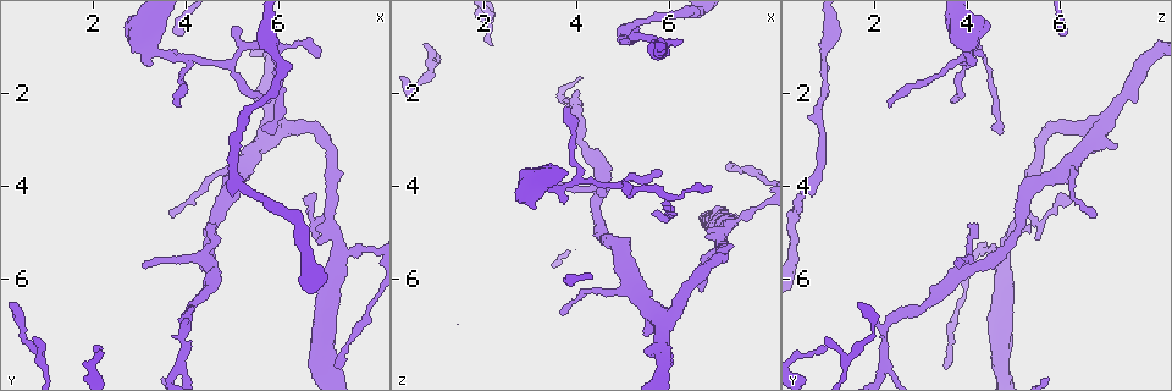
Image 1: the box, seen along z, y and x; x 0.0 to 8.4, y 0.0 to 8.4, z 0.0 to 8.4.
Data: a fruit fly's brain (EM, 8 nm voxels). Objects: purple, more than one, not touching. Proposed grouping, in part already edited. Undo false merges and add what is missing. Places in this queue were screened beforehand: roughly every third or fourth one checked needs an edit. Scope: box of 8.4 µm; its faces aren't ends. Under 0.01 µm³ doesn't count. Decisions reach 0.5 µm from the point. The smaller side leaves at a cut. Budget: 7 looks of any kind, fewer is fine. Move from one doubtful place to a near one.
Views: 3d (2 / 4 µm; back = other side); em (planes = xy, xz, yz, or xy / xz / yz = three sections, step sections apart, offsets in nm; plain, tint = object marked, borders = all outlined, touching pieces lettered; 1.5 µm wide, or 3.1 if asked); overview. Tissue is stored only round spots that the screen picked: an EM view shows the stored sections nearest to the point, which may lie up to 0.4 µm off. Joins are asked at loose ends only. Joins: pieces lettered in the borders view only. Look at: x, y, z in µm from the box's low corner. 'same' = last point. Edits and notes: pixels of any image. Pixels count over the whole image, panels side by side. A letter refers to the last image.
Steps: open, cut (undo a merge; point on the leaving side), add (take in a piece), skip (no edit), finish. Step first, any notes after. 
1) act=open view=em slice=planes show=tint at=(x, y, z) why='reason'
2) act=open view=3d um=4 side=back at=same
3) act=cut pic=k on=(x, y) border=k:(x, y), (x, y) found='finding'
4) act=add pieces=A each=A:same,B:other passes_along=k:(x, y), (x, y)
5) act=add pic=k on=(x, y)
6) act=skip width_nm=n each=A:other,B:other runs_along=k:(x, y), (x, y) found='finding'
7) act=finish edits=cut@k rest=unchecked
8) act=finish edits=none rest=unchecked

act=open view=3d um=2 at=(4.95, 1.35, 4.00) why='arms part here'

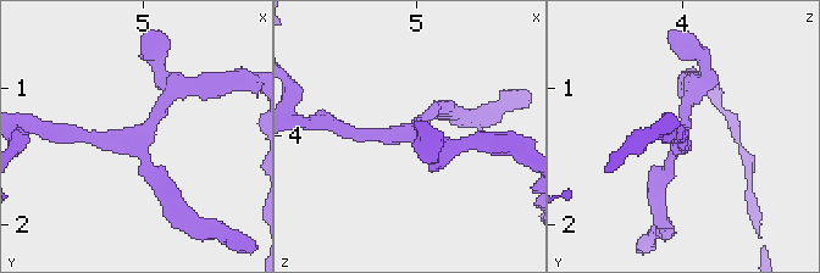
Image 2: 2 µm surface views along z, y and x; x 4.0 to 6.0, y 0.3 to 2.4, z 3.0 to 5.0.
act=open view=em slice=yz step=4 show=borders at=(4.92, 1.36, 4.02) why='now the EM'

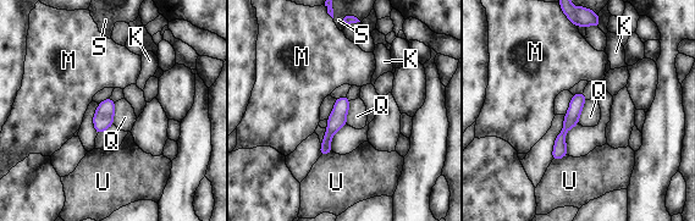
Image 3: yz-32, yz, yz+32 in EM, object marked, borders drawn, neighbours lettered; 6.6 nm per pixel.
act=skip each=K:other,M:other,Q:other,S:other,U:other border=3:(351, 100), (346, 123) found='continuous, no second neuron'

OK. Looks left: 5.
act=open view=3d um=2 at=(3.80, 2.35, 2.30) why='free end'

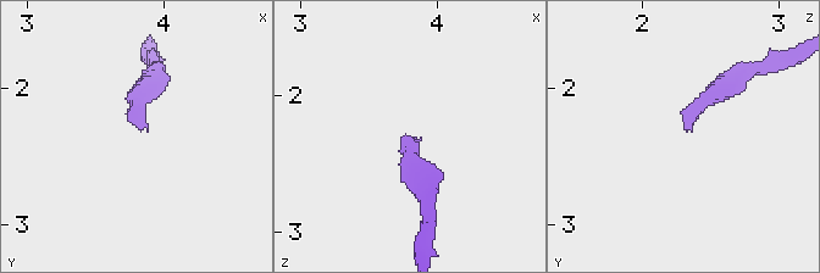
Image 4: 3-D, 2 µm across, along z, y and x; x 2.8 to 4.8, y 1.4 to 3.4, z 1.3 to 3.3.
act=open view=em slice=planes show=borders at=(3.82, 2.30, 2.32)

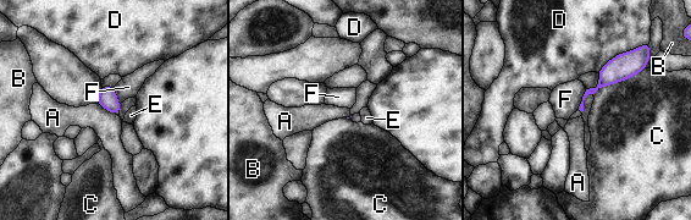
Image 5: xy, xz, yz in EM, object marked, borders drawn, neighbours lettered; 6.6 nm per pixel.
act=skip each=A:other,B:other,C:other,D:other,E:other,F:other border=5:(98, 103), (115, 114) found='no lettered piece goes on from it'

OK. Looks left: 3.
act=open view=3d um=2 at=(0.75, 7.25, 0.90) why='tapers out'

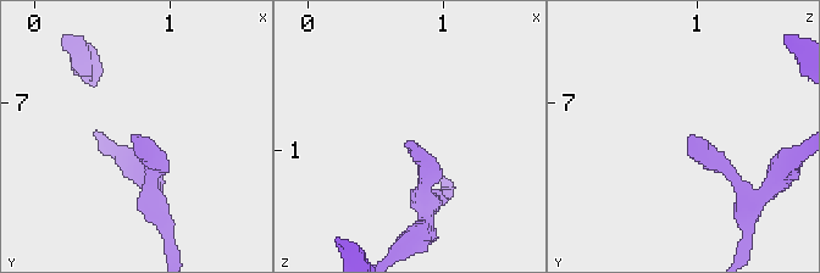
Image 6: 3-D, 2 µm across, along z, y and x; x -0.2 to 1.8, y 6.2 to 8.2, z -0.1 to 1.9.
act=open view=em slice=planes show=borders at=(0.74, 7.26, 0.96)

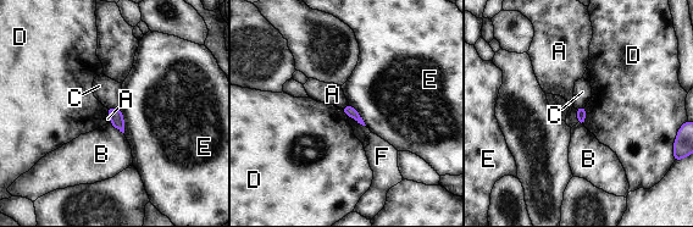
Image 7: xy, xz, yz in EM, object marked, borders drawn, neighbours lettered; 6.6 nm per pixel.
act=skip each=A:other,B:other,C:other,D:other,E:other,F:other border=7:(118, 108), (110, 106), (107, 109) found='none of them fits'

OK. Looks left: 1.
act=finish edits=none rest=unchecked

